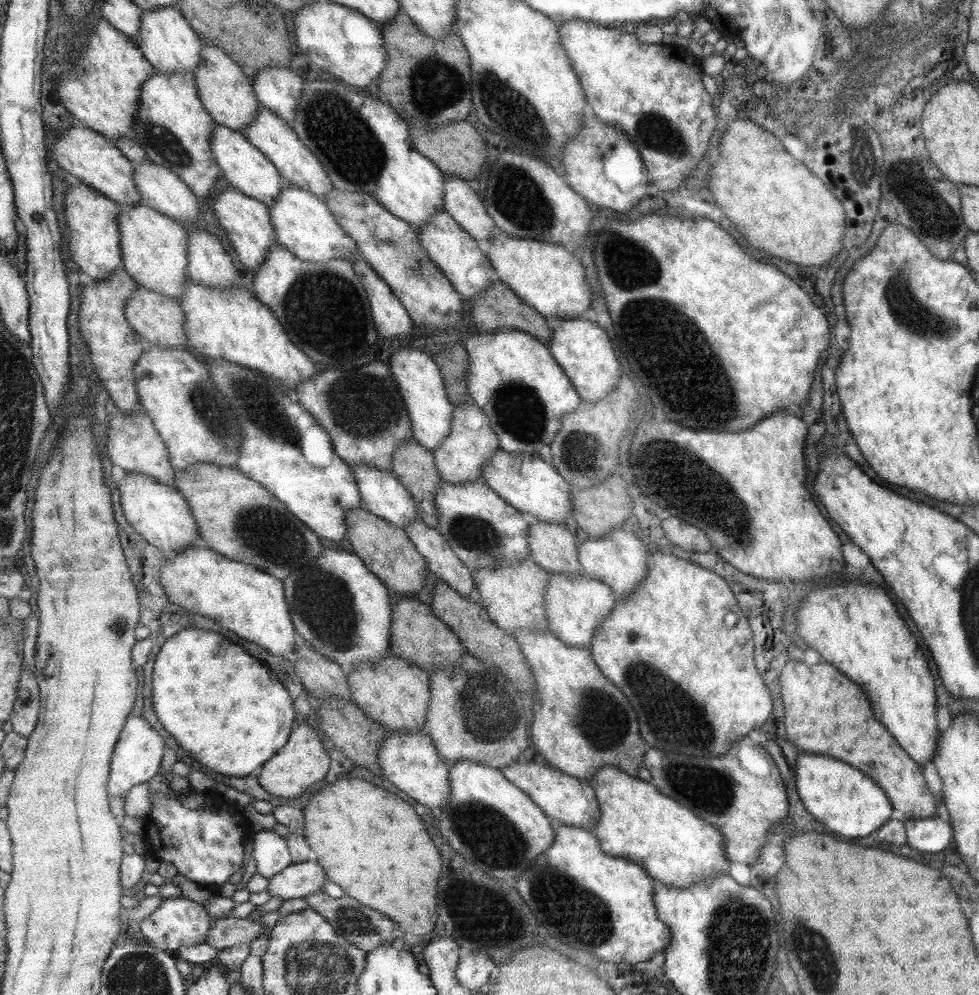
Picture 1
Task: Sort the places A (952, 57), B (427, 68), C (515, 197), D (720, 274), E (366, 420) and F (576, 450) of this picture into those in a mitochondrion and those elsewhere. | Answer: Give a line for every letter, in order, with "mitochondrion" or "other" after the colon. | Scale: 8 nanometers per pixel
A: other
B: mitochondrion
C: mitochondrion
D: other
E: mitochondrion
F: mitochondrion

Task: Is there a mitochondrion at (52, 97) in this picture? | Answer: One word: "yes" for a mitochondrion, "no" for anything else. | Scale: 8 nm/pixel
no

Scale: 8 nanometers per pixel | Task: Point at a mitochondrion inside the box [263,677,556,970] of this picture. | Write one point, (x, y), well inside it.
(488, 831)

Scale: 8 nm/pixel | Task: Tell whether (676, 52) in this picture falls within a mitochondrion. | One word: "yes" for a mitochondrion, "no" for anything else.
no

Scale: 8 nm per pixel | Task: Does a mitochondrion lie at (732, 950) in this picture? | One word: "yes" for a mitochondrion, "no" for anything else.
yes

